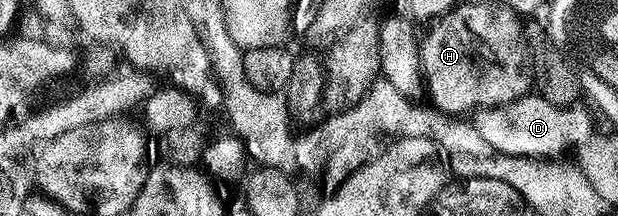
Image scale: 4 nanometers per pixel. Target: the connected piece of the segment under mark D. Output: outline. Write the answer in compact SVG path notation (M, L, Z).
M530 93L523 96L523 106L515 110L515 118L511 118L511 122L499 122L499 126L487 126L487 135L482 140L502 155L559 160L570 146L572 149L592 137L591 118L582 110L582 105L571 104L564 108L555 105L550 97L542 97Z

